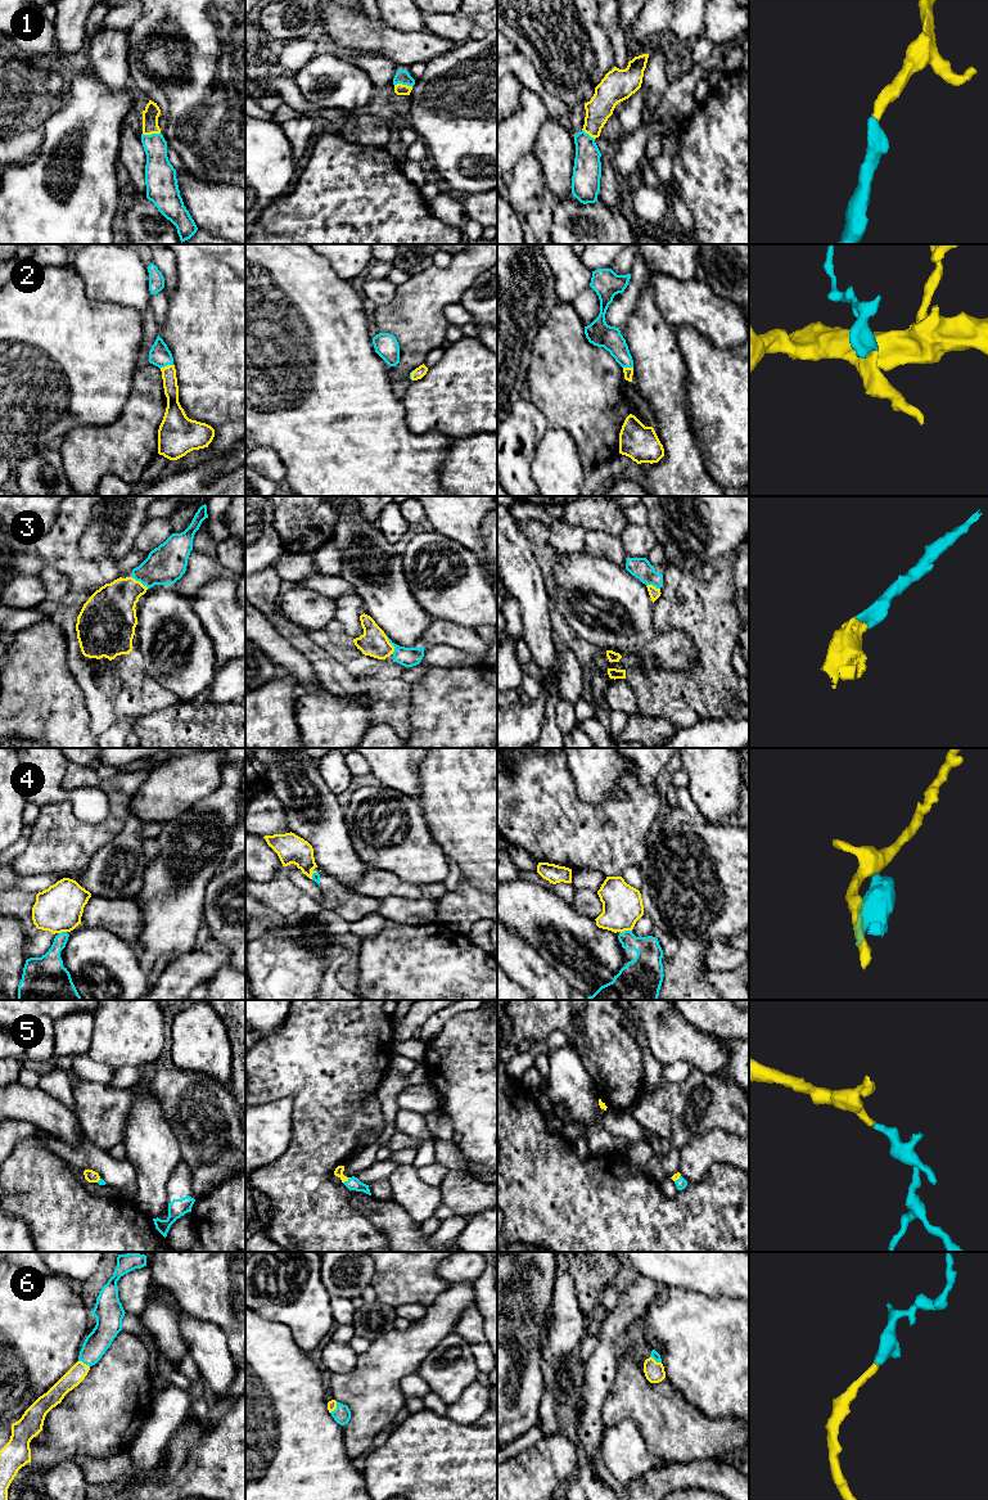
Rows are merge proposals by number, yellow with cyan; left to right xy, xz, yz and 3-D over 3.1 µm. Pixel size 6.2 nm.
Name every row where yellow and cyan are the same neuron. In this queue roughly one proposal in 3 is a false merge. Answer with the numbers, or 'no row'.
1, 3, 5, 6

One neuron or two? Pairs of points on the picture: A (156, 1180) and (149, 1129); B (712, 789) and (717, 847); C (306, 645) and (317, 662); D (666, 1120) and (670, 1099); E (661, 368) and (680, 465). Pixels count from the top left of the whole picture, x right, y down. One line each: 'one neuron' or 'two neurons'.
A: one neuron
B: two neurons
C: one neuron
D: one neuron
E: one neuron

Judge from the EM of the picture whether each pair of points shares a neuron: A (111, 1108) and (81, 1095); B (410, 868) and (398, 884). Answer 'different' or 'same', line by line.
A: same
B: different

